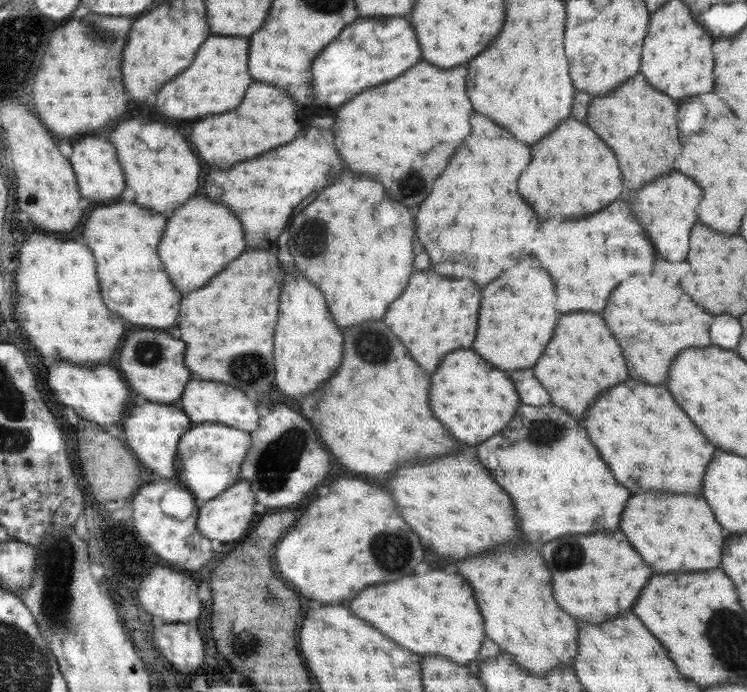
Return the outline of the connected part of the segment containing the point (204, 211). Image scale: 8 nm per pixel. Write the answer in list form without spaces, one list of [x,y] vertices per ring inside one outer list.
[[[206,196],[190,198],[186,206],[174,212],[170,226],[166,226],[166,234],[162,236],[162,262],[166,262],[166,274],[174,278],[178,292],[186,296],[206,286],[206,282],[222,272],[228,262],[236,260],[244,248],[244,230],[226,206],[214,204]]]

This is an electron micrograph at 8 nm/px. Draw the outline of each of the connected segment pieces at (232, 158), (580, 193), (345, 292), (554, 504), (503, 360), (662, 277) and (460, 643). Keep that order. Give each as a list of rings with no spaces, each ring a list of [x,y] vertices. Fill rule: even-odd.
[[[254,82],[238,110],[232,110],[232,114],[214,114],[200,120],[192,128],[190,142],[194,142],[194,148],[198,150],[198,154],[202,154],[202,160],[210,162],[210,168],[228,170],[240,160],[250,160],[254,156],[260,156],[262,152],[292,142],[302,130],[302,122],[298,116],[300,110],[296,106],[284,90],[278,90],[272,84]]]
[[[568,118],[542,142],[534,146],[534,158],[530,166],[526,168],[526,174],[522,174],[522,194],[530,198],[530,206],[538,210],[540,220],[566,220],[566,218],[582,218],[588,214],[594,214],[602,208],[606,208],[610,202],[618,202],[622,194],[626,194],[624,176],[620,170],[618,156],[584,124],[574,118]]]
[[[342,172],[334,184],[322,190],[322,196],[292,218],[288,248],[296,268],[326,290],[329,310],[334,312],[338,326],[345,329],[366,320],[380,320],[390,302],[408,286],[412,238],[414,222],[404,204],[388,198],[380,182]]]
[[[522,404],[518,414],[514,414],[514,422],[502,434],[494,434],[490,442],[478,446],[478,458],[494,470],[494,478],[514,498],[518,528],[534,546],[542,546],[564,534],[616,530],[630,498],[630,492],[614,480],[608,464],[588,440],[586,430],[580,430],[578,422],[554,404],[539,407]],[[540,450],[550,456],[540,456]]]
[[[522,260],[500,274],[482,290],[482,318],[478,318],[478,342],[474,350],[490,358],[498,370],[532,368],[552,338],[560,312],[554,308],[554,284],[548,272],[536,260]]]
[[[658,260],[646,274],[634,274],[626,282],[620,282],[610,294],[604,314],[610,322],[610,330],[618,334],[618,342],[626,346],[626,358],[630,358],[630,376],[642,382],[664,384],[668,380],[668,368],[674,356],[682,348],[710,346],[710,324],[714,318],[690,300],[680,288],[680,278],[690,270],[688,262],[664,262]]]
[[[432,570],[424,576],[406,576],[390,584],[382,586],[370,586],[358,594],[358,598],[350,604],[352,610],[358,610],[366,622],[374,622],[382,634],[390,634],[394,642],[400,646],[406,646],[408,650],[414,650],[414,654],[440,654],[446,656],[458,664],[468,664],[476,660],[480,644],[484,640],[484,620],[480,616],[478,604],[474,600],[470,584],[460,574],[444,574],[438,570]]]

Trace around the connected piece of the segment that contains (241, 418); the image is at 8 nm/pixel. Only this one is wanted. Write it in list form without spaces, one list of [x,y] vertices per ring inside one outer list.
[[[190,380],[185,392],[179,398],[181,408],[189,415],[194,424],[200,422],[218,422],[224,426],[237,427],[238,430],[252,432],[258,428],[258,412],[256,404],[248,400],[243,390],[236,390],[222,382],[206,382],[206,380]]]

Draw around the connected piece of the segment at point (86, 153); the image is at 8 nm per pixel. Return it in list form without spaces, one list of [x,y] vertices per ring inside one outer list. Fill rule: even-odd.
[[[84,138],[74,144],[70,162],[73,162],[74,170],[78,170],[78,186],[82,186],[82,194],[94,202],[114,200],[126,188],[124,172],[110,142]]]

